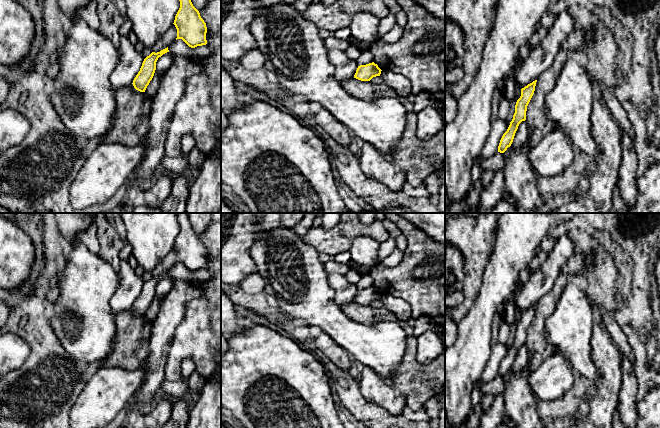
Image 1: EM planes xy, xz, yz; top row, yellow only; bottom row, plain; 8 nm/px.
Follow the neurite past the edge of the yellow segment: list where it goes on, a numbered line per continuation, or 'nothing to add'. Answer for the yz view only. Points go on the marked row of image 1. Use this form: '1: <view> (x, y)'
nothing to add

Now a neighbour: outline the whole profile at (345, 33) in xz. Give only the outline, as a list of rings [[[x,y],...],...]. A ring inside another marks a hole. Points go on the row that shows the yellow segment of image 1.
[[[348,26],[333,32],[333,36],[339,40],[348,40],[351,37],[351,30]]]

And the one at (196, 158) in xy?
[[[196,147],[188,155],[189,166],[200,168],[205,160],[206,153],[201,152]]]

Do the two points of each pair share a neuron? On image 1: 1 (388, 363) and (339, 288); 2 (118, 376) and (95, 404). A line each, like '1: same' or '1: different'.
1: different
2: same

